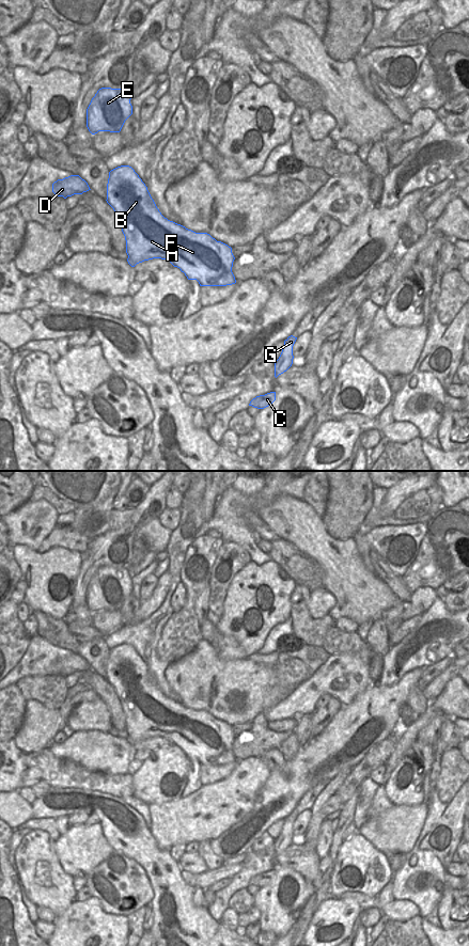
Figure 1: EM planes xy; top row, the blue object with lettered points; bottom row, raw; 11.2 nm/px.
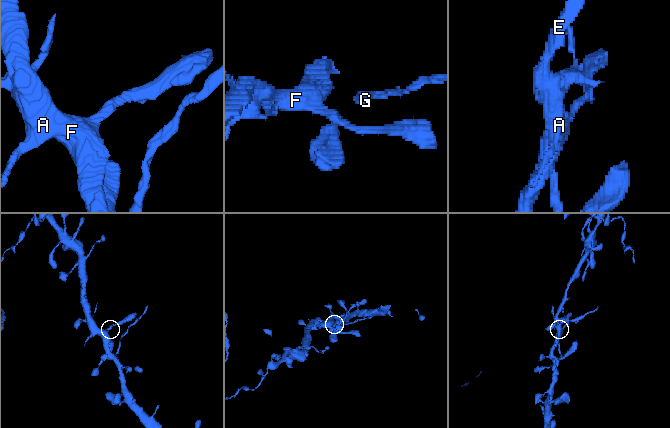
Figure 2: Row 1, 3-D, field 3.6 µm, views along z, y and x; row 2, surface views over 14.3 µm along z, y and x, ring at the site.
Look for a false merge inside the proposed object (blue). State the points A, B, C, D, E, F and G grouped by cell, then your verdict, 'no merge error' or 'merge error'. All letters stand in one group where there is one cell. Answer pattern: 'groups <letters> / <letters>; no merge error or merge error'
groups A B C D E F / G; merge error

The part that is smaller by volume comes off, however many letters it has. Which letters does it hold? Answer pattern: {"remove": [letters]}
{"remove": ["G"]}

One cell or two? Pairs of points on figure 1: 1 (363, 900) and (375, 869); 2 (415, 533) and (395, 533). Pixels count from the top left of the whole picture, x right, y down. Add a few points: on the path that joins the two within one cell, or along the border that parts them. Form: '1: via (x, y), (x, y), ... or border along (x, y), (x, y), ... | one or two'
1: border along (376, 895), (345, 892), (341, 896) | two
2: via (410, 533), (400, 533) | one

